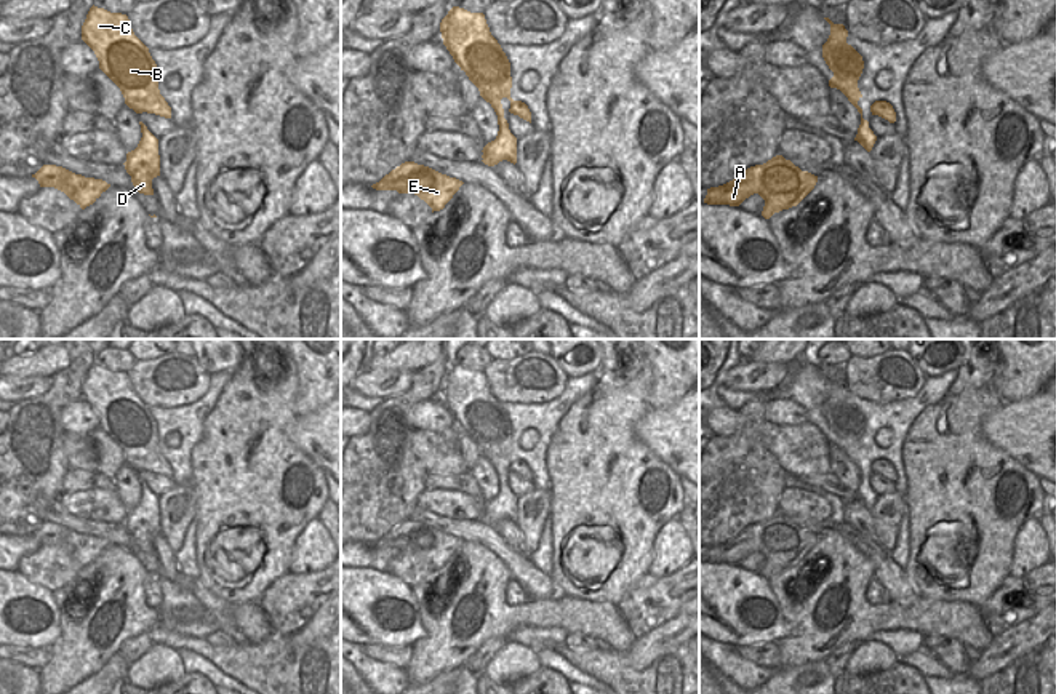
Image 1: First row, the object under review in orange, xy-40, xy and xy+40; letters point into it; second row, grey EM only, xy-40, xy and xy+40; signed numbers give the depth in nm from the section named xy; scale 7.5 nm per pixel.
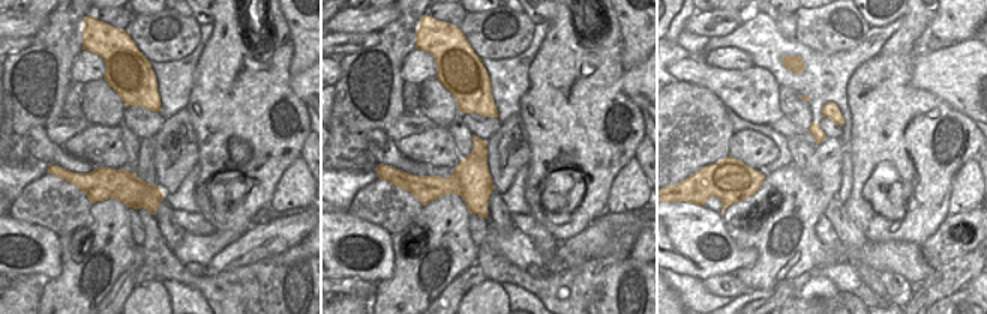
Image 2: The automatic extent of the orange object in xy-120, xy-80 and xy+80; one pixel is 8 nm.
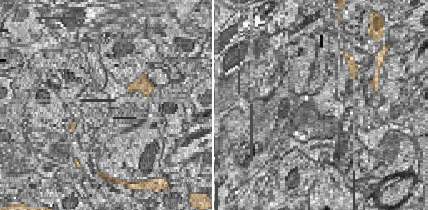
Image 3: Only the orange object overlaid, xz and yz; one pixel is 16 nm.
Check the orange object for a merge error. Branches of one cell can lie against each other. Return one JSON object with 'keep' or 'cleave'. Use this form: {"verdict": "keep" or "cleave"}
{"verdict": "cleave"}

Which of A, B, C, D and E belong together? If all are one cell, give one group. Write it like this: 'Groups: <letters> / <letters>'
Groups: A D E / B C.

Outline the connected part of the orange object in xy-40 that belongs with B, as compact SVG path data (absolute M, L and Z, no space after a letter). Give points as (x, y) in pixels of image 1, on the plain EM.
M91 365L82 384L82 398L94 409L99 427L120 446L125 462L136 472L171 477L171 465L160 453L157 422L149 406L134 393L126 373Z

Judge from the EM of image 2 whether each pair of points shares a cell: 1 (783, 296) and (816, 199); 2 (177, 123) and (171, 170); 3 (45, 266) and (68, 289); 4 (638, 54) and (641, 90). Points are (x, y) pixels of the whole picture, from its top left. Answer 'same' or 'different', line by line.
1: different
2: same
3: different
4: different

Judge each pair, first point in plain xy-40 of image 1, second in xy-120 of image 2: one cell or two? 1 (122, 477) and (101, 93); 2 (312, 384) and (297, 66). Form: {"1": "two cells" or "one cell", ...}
{"1": "two cells", "2": "one cell"}

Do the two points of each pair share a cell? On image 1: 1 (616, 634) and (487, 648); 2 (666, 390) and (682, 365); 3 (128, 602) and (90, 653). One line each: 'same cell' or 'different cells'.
1: different cells
2: same cell
3: same cell

